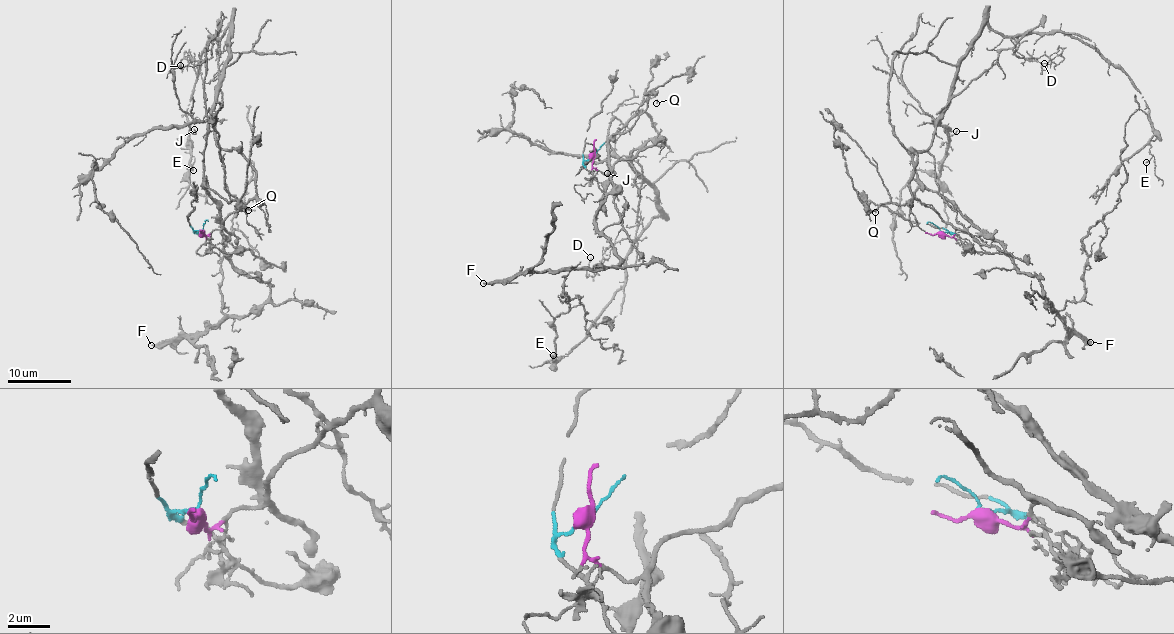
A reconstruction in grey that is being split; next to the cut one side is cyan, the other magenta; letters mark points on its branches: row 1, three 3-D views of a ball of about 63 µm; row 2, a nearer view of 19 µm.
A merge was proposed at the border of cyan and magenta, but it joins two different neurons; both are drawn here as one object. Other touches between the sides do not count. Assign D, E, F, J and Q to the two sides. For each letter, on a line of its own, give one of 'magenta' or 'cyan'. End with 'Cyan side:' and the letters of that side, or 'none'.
D: magenta
E: magenta
F: cyan
J: magenta
Q: cyan
Cyan side: F, Q

